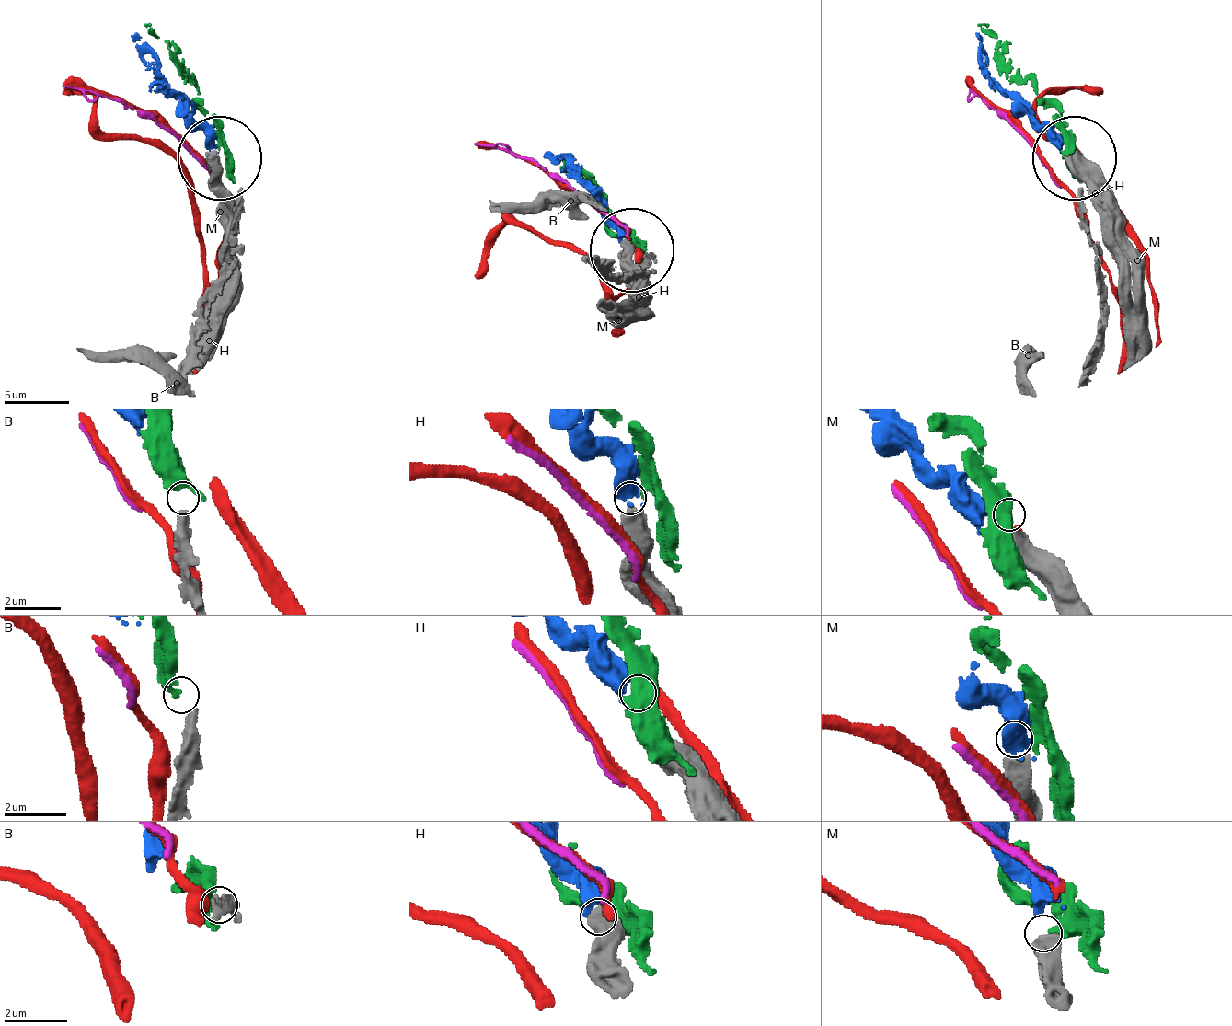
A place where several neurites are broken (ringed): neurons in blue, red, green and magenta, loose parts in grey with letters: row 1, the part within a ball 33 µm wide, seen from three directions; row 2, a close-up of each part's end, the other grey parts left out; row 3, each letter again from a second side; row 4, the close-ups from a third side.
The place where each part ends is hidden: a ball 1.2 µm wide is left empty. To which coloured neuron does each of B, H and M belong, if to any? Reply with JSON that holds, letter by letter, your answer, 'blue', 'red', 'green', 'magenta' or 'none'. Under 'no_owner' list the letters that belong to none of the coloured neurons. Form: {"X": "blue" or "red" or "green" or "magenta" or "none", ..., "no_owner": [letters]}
{"B": "green", "H": "blue", "M": "none", "no_owner": ["M"]}

